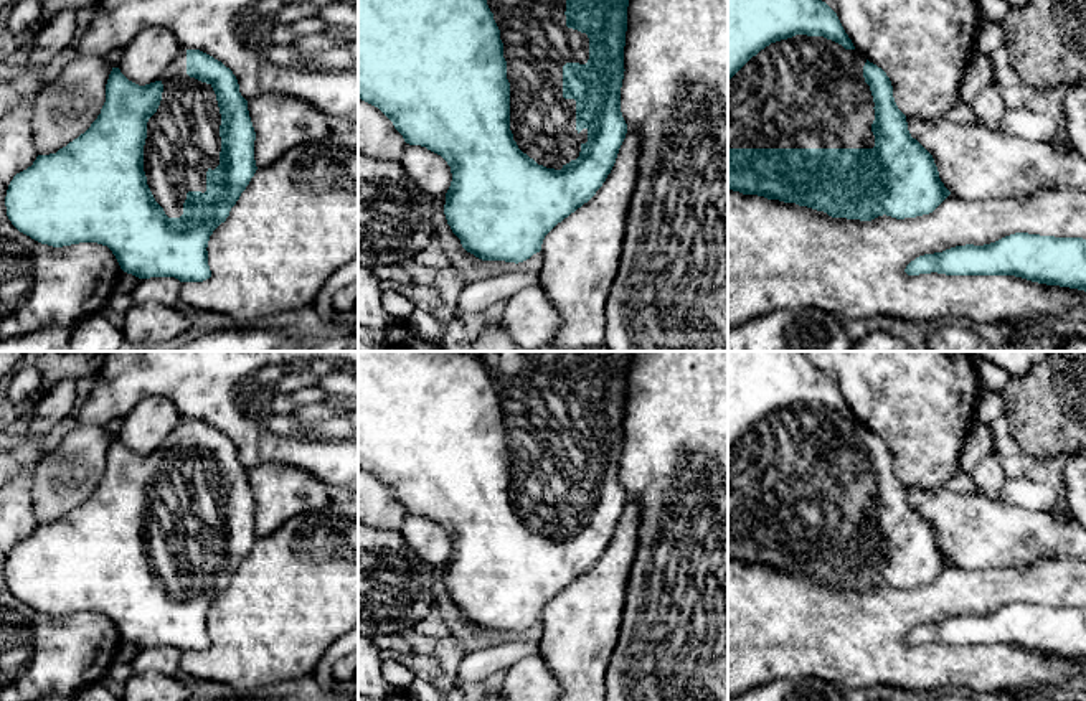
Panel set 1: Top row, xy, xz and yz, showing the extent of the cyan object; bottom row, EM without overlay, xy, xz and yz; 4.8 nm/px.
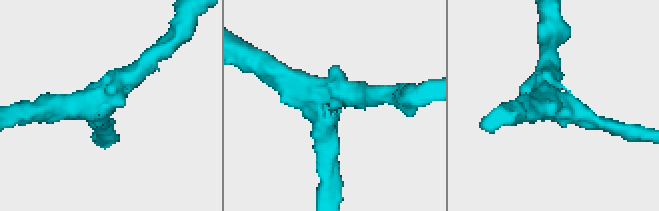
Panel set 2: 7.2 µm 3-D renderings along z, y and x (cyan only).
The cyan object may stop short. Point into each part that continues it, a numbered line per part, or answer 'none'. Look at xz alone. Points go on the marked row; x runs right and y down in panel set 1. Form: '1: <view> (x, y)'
1: xz (537, 43)

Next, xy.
1: xy (184, 141)

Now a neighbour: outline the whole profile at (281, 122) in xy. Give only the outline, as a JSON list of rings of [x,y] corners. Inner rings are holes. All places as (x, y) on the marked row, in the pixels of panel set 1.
[[[267,92],[248,101],[248,111],[256,132],[257,168],[274,163],[292,147],[330,134],[332,117],[297,97]]]

